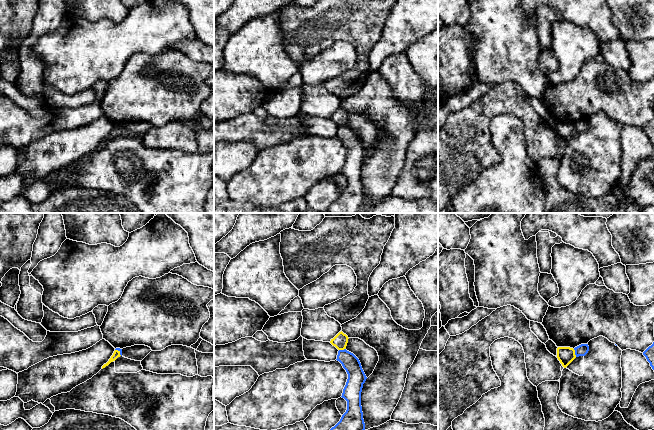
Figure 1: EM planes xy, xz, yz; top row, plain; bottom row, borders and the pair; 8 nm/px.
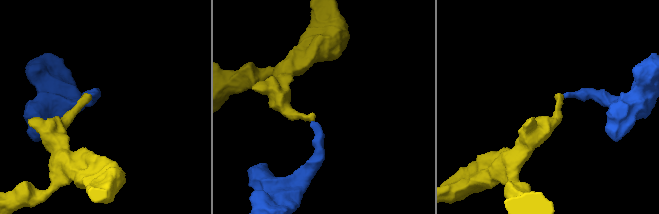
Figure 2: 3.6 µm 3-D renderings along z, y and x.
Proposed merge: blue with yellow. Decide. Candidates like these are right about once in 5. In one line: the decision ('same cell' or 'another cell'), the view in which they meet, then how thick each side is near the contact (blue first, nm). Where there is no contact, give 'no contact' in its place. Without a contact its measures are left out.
another cell | yz | 90/140 nm

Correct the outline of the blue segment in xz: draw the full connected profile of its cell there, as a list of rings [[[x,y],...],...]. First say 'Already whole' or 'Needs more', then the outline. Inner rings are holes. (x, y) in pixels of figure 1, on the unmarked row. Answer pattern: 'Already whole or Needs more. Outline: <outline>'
Already whole. Outline: [[[339,126],[339,137],[348,150],[342,174],[347,177],[347,186],[340,197],[329,206],[330,213],[359,213],[365,206],[361,182],[361,168],[367,153],[359,135],[351,128]]]

